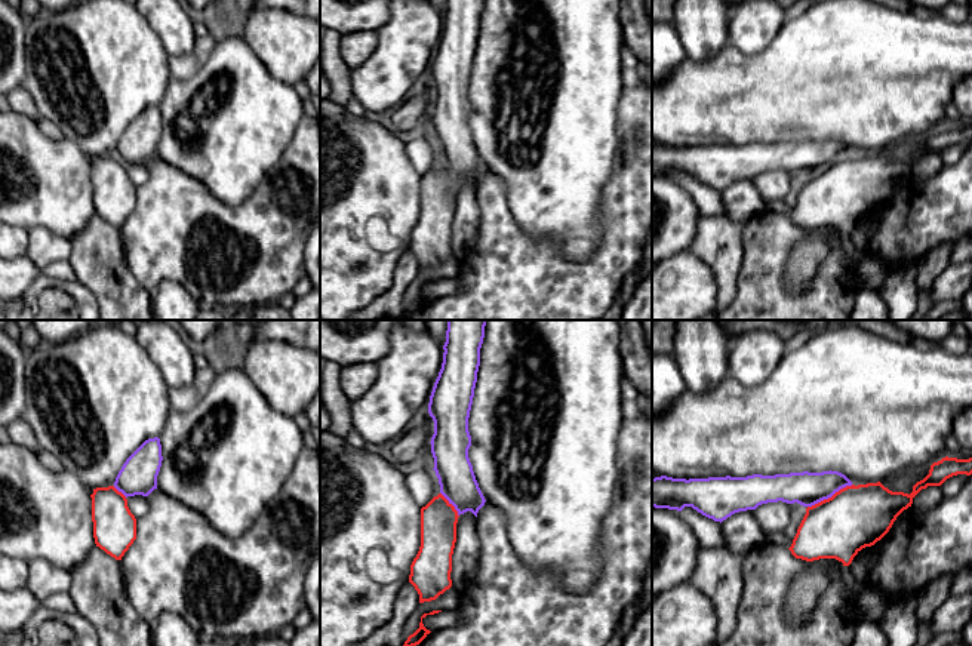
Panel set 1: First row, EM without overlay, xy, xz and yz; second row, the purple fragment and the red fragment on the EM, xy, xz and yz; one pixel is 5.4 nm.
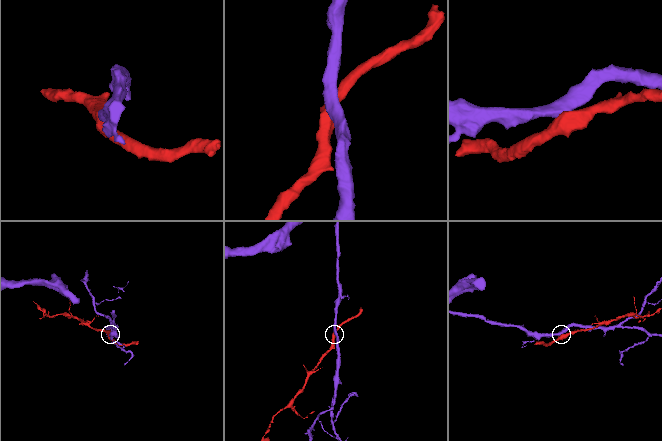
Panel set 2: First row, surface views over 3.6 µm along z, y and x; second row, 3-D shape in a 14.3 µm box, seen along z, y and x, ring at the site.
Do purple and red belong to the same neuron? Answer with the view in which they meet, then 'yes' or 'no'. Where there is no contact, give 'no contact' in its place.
meets purple in yz; no

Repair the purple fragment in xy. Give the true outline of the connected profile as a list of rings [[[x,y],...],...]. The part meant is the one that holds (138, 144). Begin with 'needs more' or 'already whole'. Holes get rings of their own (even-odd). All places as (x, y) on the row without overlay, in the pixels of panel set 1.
already whole | [[[160,107],[145,108],[123,132],[116,145],[114,156],[126,166],[135,163],[148,164],[157,157],[162,129]]]

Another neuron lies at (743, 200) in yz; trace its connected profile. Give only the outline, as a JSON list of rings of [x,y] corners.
[[[753,178],[732,182],[722,190],[722,197],[726,206],[726,216],[739,224],[765,210],[766,202],[756,188]]]

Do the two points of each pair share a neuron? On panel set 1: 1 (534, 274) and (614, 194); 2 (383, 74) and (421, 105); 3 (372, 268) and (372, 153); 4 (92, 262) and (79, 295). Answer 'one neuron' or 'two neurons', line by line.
1: one neuron
2: two neurons
3: one neuron
4: two neurons

